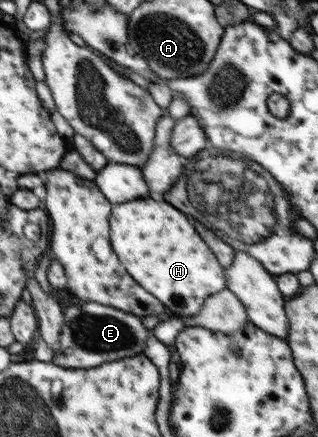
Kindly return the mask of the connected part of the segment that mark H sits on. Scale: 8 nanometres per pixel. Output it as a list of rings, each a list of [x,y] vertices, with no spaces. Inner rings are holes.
[[[149,196],[113,205],[110,231],[116,255],[138,285],[160,299],[172,313],[194,317],[201,312],[208,297],[227,288],[225,271],[217,257],[194,231],[186,215],[170,203]]]

